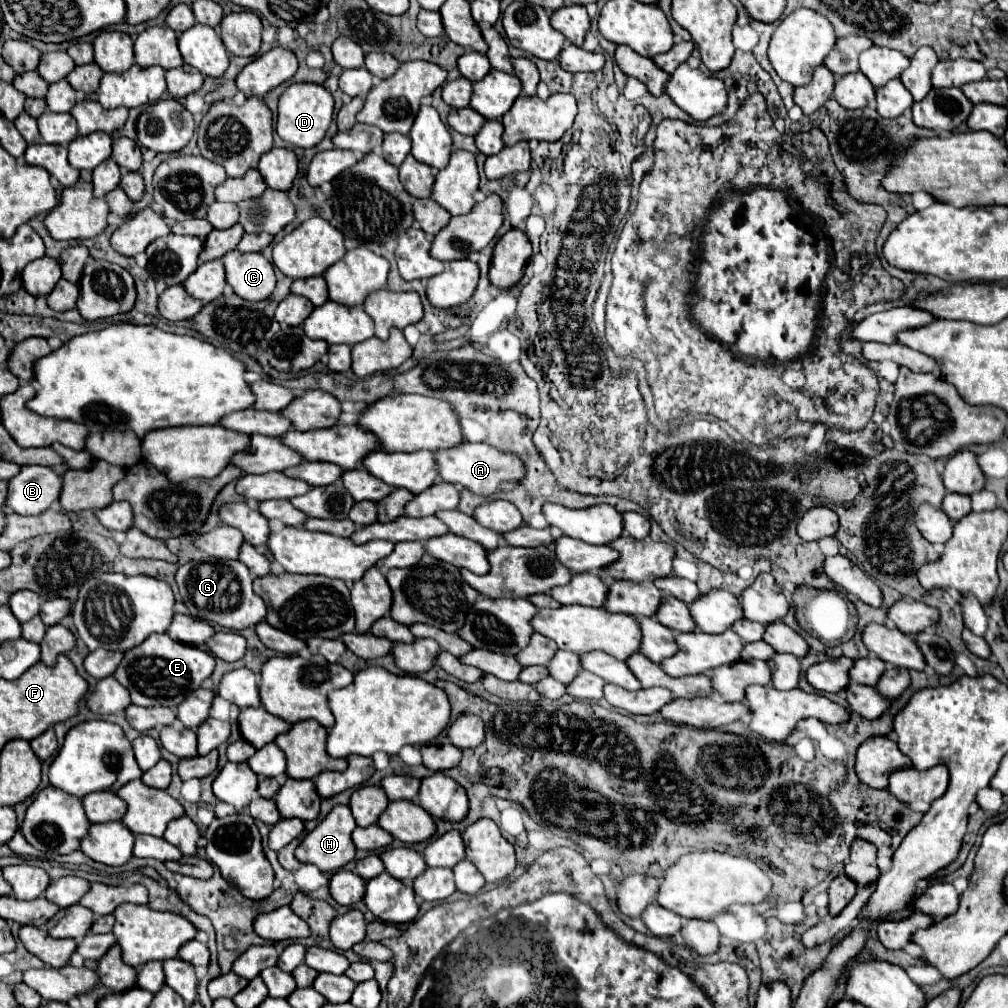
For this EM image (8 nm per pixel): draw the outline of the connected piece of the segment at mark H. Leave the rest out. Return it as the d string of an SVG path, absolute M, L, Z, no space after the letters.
M334 806L330 810L330 814L312 832L308 832L304 836L304 840L296 848L294 856L300 862L308 862L308 864L318 866L322 872L336 872L342 866L346 866L350 860L354 860L356 846L354 846L354 842L350 838L350 834L352 834L354 828L356 828L356 820L352 818L350 808L348 806Z

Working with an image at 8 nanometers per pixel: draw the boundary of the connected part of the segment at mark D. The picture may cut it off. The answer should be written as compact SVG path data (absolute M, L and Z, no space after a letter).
M302 82L302 84L290 84L280 100L278 100L278 122L276 122L276 132L282 140L290 142L292 146L300 146L300 148L312 148L316 146L330 122L332 122L332 112L334 110L334 100L330 96L330 92L320 86L320 84L312 84L312 82Z

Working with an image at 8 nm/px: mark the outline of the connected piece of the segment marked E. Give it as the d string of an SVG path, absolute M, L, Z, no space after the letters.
M162 632L150 634L140 646L124 652L124 658L118 664L114 678L130 692L130 700L136 706L176 708L192 690L200 688L202 680L206 680L212 674L212 670L212 654L182 642L174 642L166 632Z

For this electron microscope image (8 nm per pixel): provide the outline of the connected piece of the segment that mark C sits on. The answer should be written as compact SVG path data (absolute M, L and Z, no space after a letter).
M238 250L224 254L226 282L234 292L250 302L260 302L268 298L276 286L274 266L260 252L242 254Z

